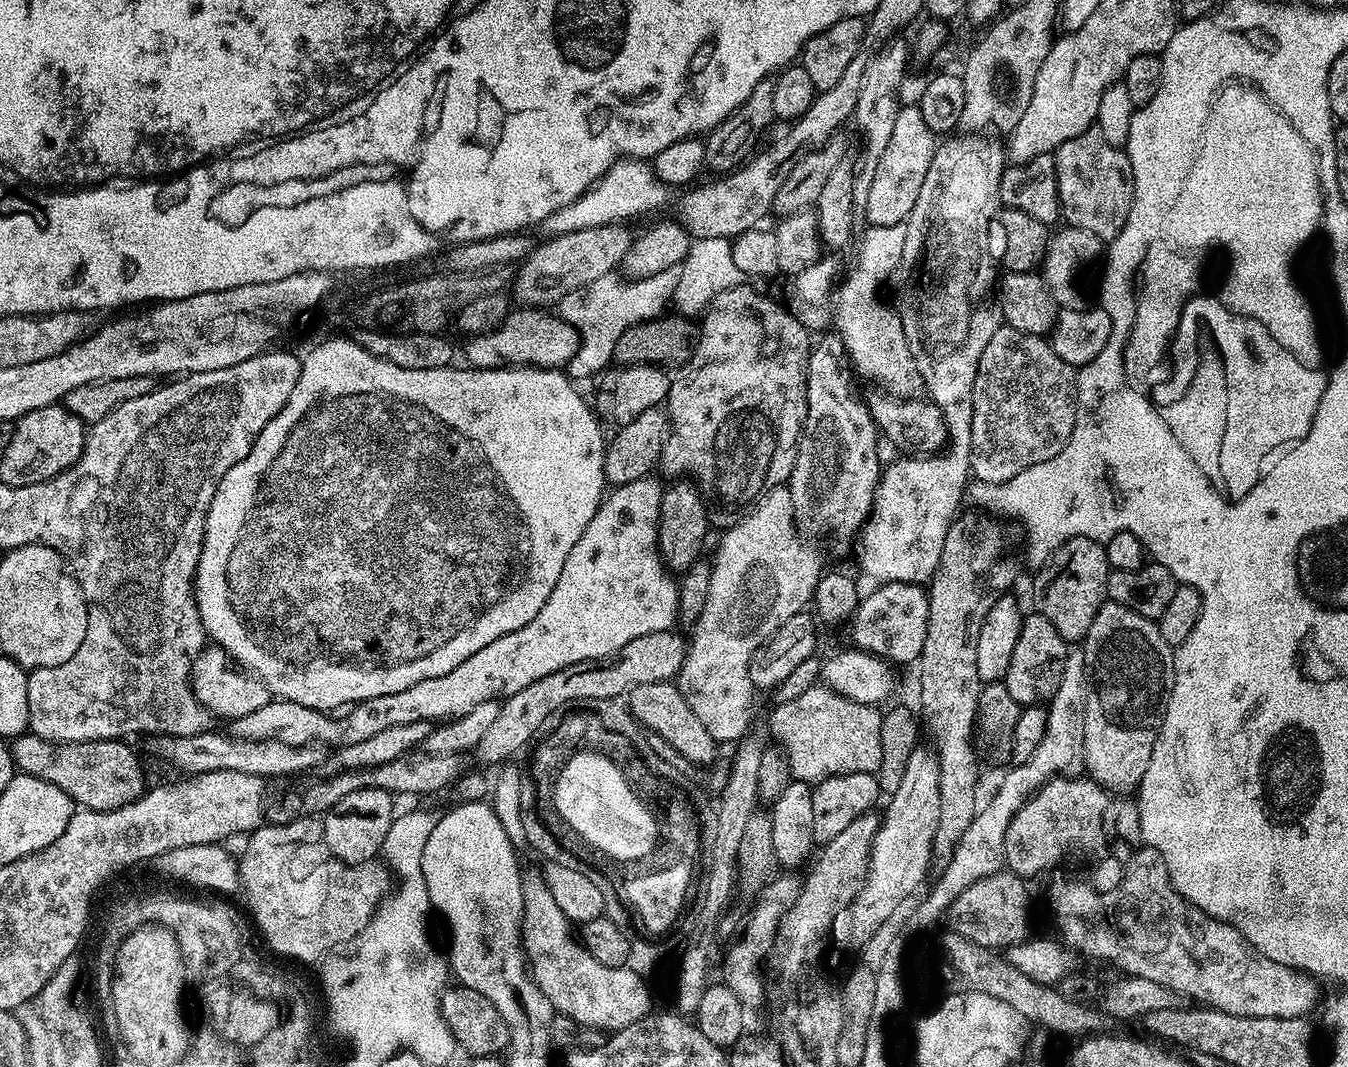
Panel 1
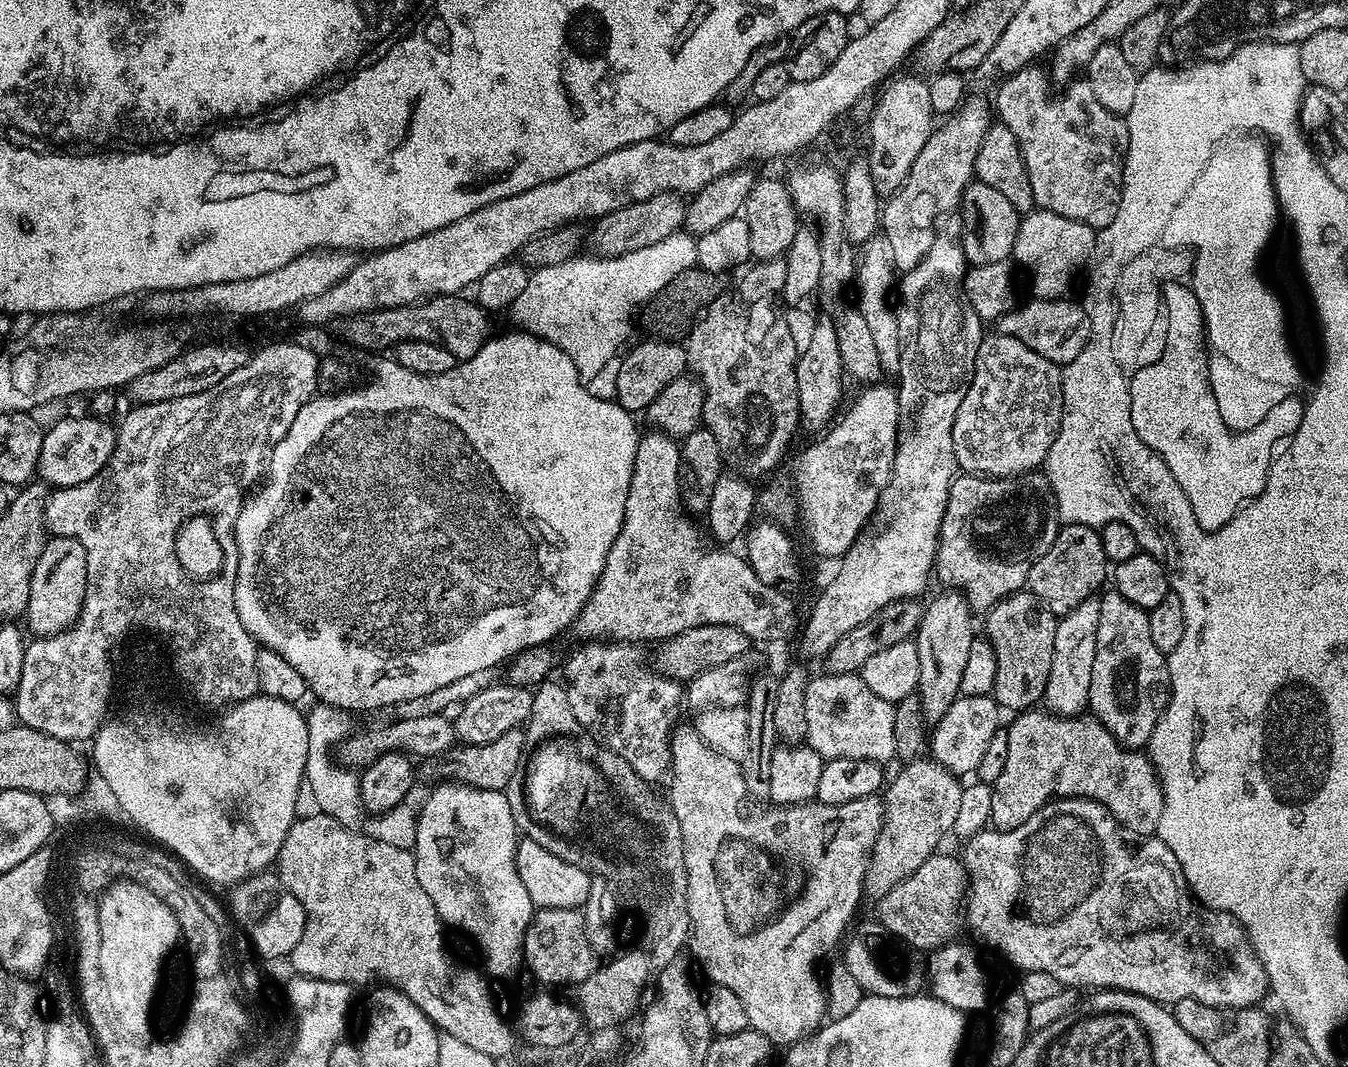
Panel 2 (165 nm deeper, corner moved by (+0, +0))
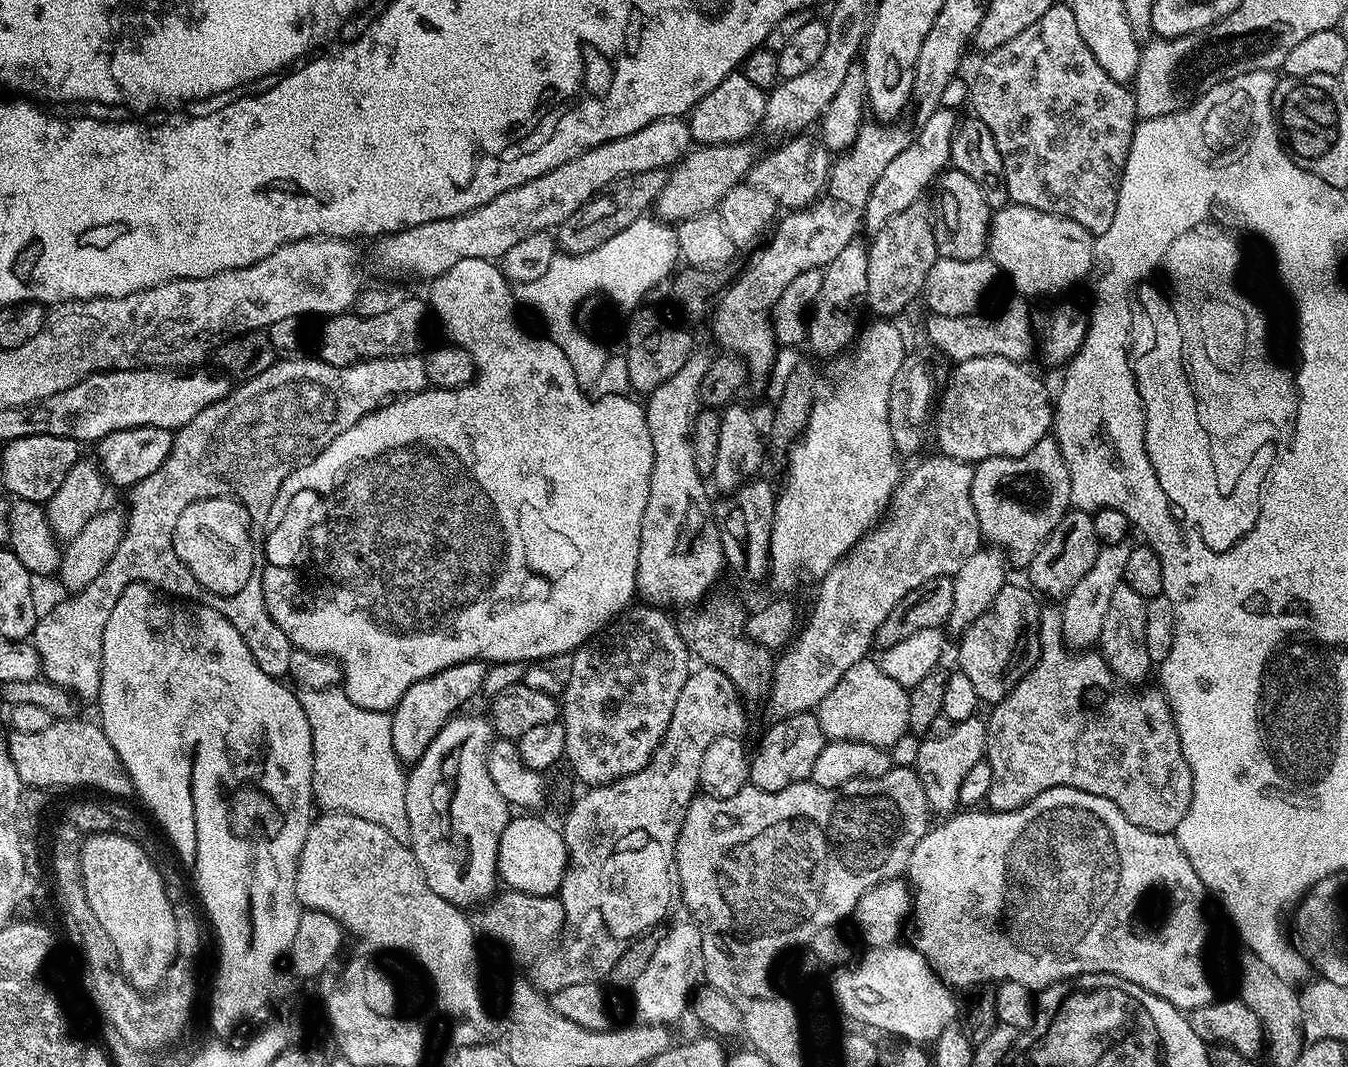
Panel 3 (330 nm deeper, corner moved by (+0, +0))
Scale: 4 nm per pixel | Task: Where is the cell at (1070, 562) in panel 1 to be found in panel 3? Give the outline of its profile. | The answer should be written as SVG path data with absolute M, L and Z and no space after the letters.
M1070 510L1064 515L1062 522L1054 526L1038 554L1034 554L1034 558L1028 563L1027 583L1041 597L1063 598L1070 590L1074 590L1074 586L1078 586L1078 582L1082 582L1082 578L1086 578L1086 572L1090 570L1090 566L1094 566L1094 558L1098 558L1101 547L1100 539L1094 534L1092 513Z

